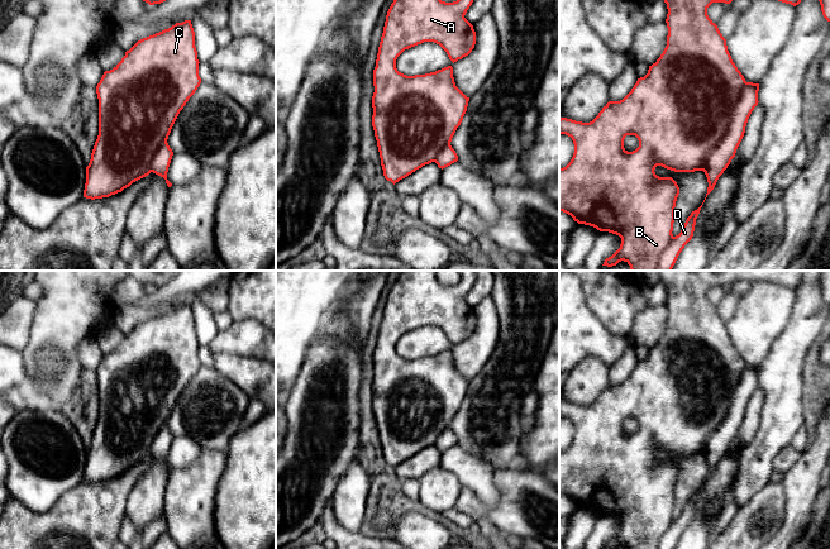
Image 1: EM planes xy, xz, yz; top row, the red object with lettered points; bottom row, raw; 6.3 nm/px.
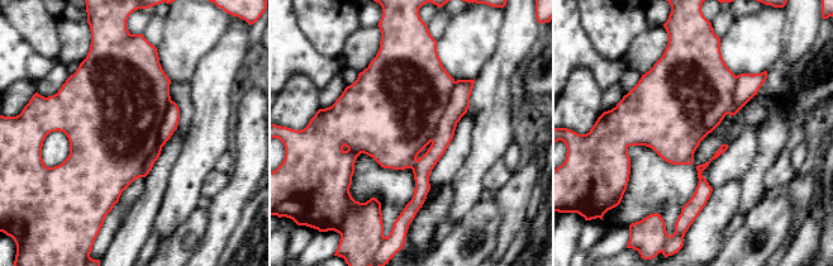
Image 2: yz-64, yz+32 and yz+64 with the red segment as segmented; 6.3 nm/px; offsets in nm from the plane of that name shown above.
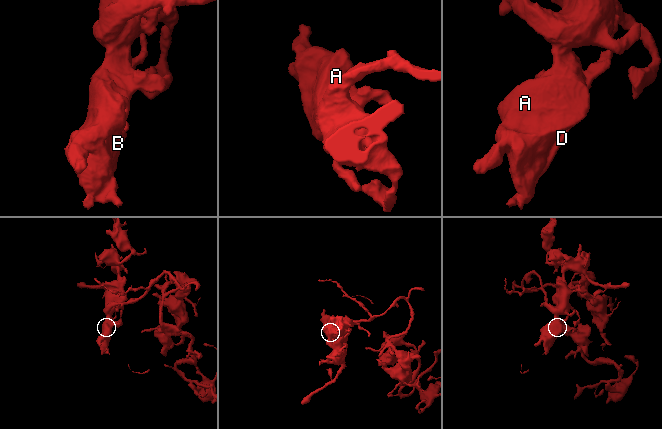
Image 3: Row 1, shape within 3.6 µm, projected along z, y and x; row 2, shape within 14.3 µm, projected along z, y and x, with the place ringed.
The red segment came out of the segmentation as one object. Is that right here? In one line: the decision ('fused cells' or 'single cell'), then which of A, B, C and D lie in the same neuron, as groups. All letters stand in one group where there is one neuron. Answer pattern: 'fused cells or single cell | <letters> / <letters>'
single cell | A B C D

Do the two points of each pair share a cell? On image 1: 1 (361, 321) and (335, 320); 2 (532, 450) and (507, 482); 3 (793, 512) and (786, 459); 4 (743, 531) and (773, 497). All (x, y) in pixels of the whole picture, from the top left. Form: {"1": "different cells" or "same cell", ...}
{"1": "different cells", "2": "different cells", "3": "different cells", "4": "same cell"}

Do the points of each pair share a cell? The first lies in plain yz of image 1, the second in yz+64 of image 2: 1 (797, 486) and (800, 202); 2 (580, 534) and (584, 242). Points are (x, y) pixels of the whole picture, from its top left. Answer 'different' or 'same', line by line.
1: same
2: same

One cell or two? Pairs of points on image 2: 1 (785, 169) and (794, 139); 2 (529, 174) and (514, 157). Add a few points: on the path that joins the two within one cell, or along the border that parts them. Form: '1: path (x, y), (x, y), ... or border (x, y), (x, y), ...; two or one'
1: path (785, 161), (789, 147); one
2: border (515, 169), (512, 172); two

